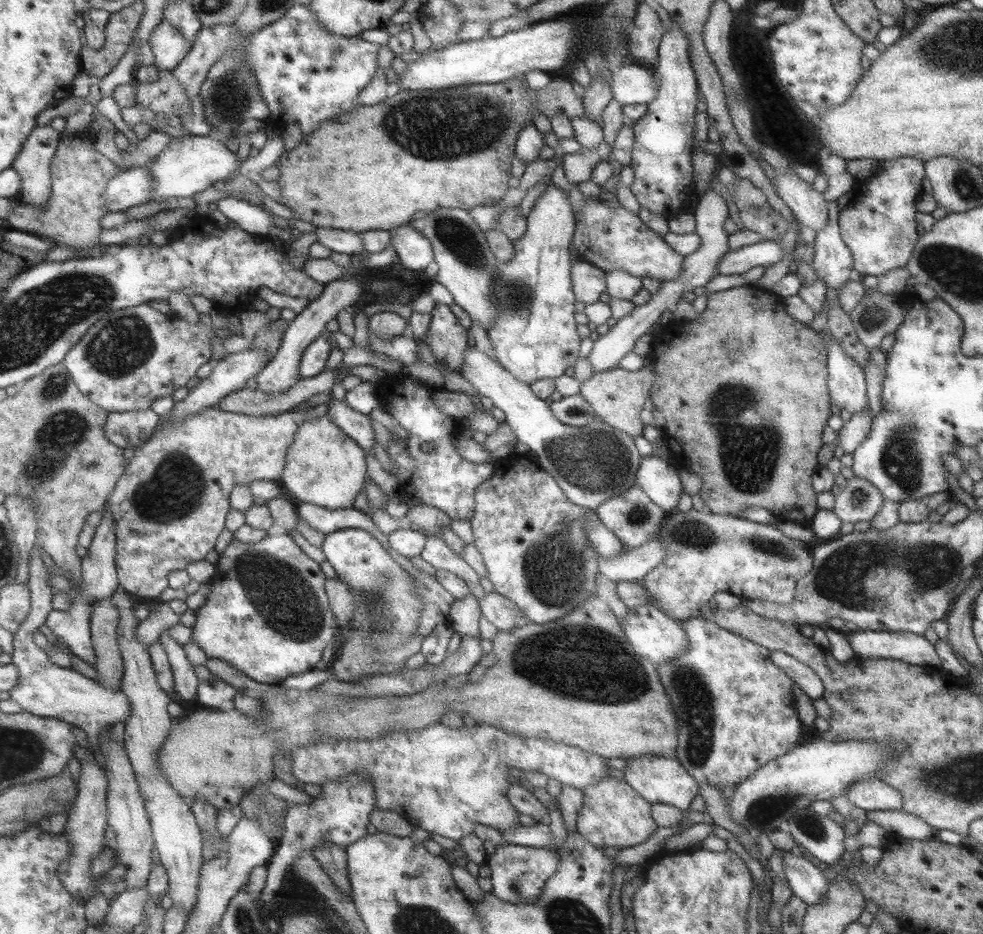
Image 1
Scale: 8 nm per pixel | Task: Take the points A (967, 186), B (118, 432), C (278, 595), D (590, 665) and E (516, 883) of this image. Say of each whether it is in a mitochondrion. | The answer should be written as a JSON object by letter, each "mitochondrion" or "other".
{"A":"mitochondrion","B":"other","C":"mitochondrion","D":"mitochondrion","E":"mitochondrion"}

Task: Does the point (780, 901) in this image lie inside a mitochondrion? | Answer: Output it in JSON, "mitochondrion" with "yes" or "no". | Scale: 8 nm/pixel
{"mitochondrion":"no"}

